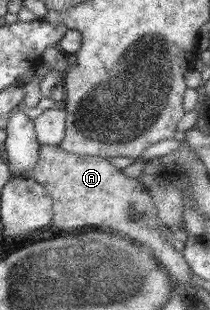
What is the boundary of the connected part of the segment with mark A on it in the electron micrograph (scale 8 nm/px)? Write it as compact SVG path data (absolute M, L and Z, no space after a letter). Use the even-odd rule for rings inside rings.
M40 146L40 160L25 178L40 184L52 198L53 216L50 226L61 230L97 226L99 230L120 232L129 239L145 245L161 264L168 268L169 275L178 283L191 284L192 275L184 256L161 235L158 229L158 208L138 177L128 177L107 157L86 156L68 153L59 146Z

